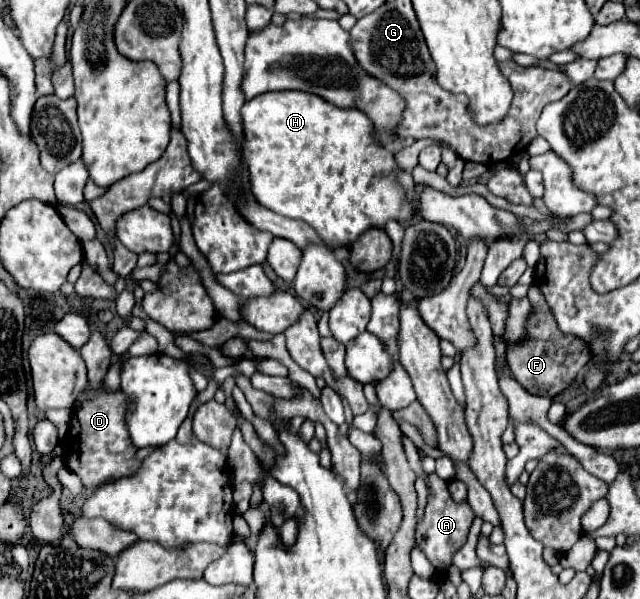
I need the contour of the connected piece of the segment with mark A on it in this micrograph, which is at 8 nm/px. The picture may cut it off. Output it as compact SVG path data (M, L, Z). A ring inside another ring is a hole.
M436 474L430 476L428 490L430 490L430 496L428 496L428 506L426 506L426 516L418 526L416 542L418 542L420 550L426 554L426 558L432 562L432 566L436 566L436 570L442 572L442 564L450 564L454 552L460 550L462 544L466 542L468 530L474 520L474 512L472 512L470 504L454 502L450 498L448 484L444 480L440 480Z

